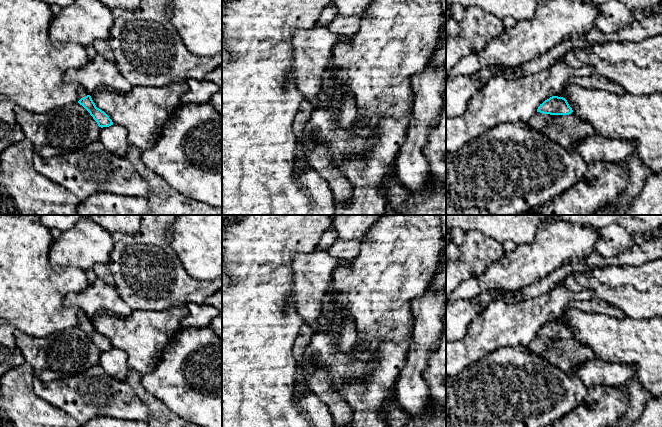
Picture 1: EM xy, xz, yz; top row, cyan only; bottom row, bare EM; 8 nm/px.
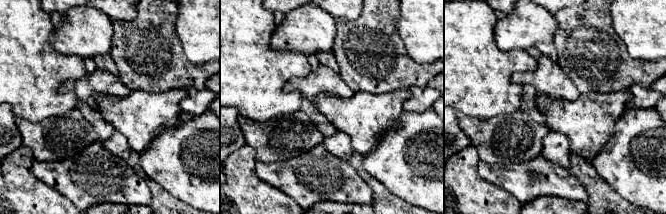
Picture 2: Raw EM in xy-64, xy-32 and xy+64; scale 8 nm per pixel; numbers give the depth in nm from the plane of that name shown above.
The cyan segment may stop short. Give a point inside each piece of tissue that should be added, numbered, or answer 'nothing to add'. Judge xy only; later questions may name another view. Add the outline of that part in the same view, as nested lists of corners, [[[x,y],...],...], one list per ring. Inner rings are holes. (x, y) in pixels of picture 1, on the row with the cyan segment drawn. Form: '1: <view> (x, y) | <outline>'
1: xy (81, 91) | [[[78,85],[77,94],[78,94],[78,100],[77,100],[77,102],[78,102],[81,98],[83,98],[83,97],[85,97],[85,96],[87,96],[87,95],[90,95],[90,94],[85,90],[85,88],[84,88],[82,85]]]

